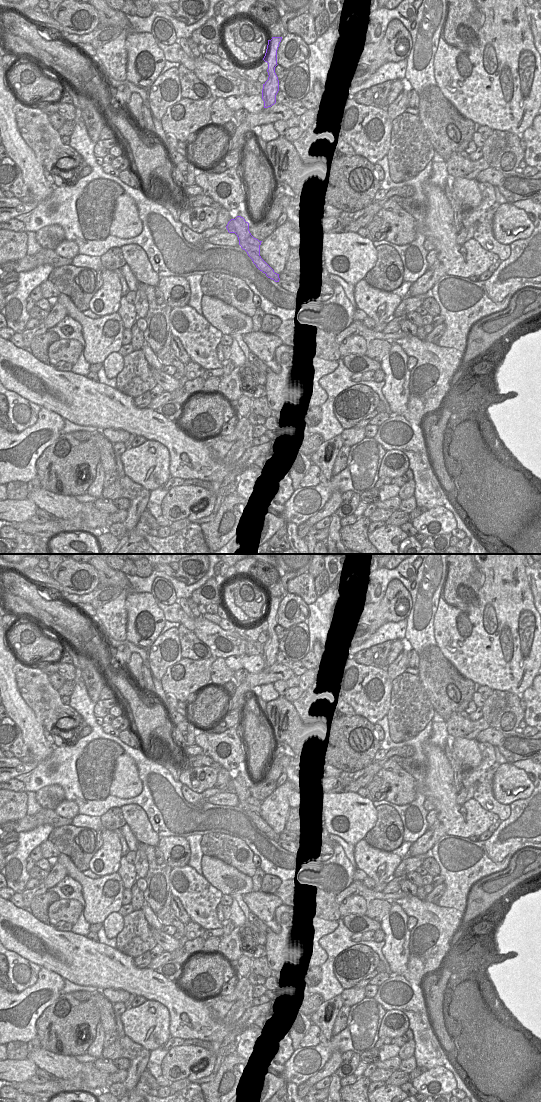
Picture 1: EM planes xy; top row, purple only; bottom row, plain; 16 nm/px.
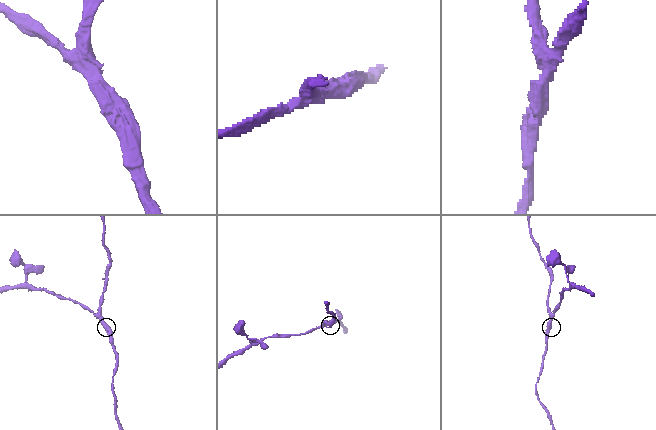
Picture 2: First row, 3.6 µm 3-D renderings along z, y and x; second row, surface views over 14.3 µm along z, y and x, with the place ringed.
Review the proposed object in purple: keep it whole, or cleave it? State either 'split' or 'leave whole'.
split

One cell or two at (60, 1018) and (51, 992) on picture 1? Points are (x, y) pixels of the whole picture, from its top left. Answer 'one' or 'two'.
two

